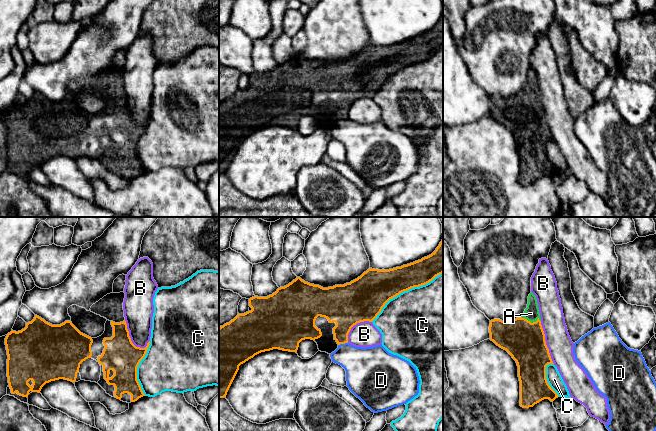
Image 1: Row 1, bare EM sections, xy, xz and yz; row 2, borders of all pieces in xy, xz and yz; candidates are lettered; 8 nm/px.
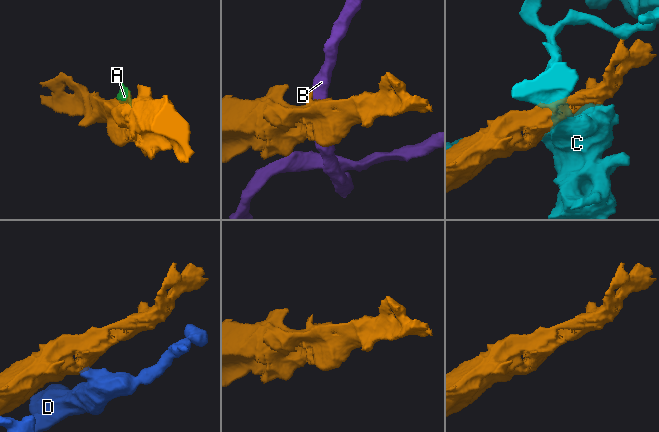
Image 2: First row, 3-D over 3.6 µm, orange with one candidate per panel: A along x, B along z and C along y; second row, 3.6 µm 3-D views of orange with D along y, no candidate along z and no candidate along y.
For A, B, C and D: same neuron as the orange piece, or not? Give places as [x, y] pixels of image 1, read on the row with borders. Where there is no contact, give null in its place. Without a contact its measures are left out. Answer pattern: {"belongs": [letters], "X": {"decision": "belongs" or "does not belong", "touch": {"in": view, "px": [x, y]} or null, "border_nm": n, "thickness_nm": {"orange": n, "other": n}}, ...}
{"belongs": ["A"], "A": {"decision": "belongs", "touch": {"in": "yz", "px": [530, 322]}, "border_nm": 170, "thickness_nm": {"orange": 320, "other": 120}}, "B": {"decision": "does not belong", "touch": {"in": "yz", "px": [545, 342]}, "border_nm": 360, "thickness_nm": {"orange": 320, "other": 200}}, "C": {"decision": "does not belong", "touch": {"in": "xz", "px": [405, 290]}, "border_nm": 700, "thickness_nm": {"orange": 300, "other": 500}}, "D": {"decision": "does not belong", "touch": {"in": "xz", "px": [342, 343]}, "border_nm": 80, "thickness_nm": {"orange": 240, "other": 300}}}

